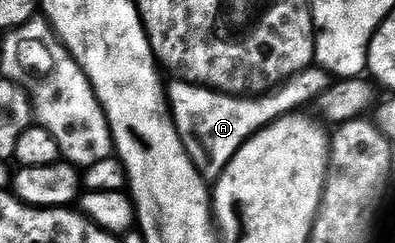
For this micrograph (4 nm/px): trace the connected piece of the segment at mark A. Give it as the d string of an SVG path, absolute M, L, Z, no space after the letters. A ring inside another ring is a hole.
M313 65L279 87L255 97L229 95L195 81L180 82L184 83L169 82L166 87L172 119L182 137L182 145L198 173L206 181L215 181L249 138L270 126L276 119L299 112L307 103L309 106L328 88L330 76L321 67Z

